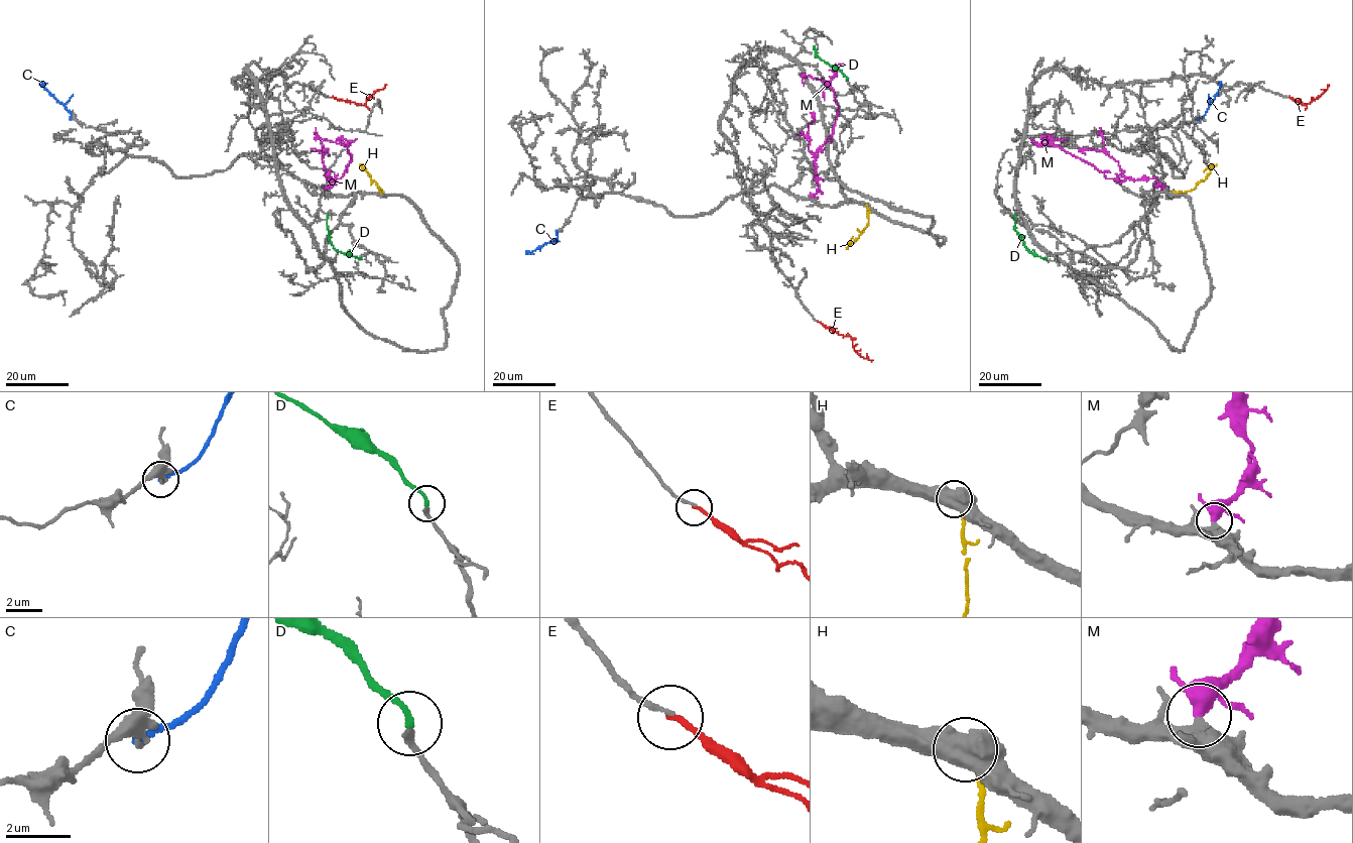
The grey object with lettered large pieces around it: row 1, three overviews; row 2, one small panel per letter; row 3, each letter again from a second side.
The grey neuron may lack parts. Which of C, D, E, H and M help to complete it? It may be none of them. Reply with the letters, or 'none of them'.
D, E

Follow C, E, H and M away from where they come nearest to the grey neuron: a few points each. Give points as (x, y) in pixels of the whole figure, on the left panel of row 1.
C: (70, 119), (69, 111), (38, 81)
E: (332, 97), (365, 105), (374, 92), (387, 84)
H: (379, 192), (366, 171)
M: (325, 188), (332, 177), (329, 178), (340, 178), (351, 155), (347, 146), (319, 138), (318, 133)

